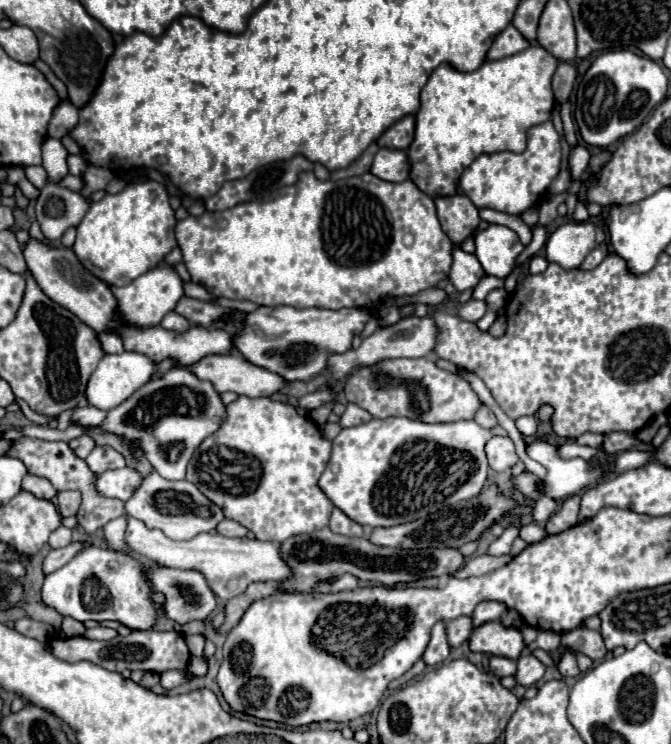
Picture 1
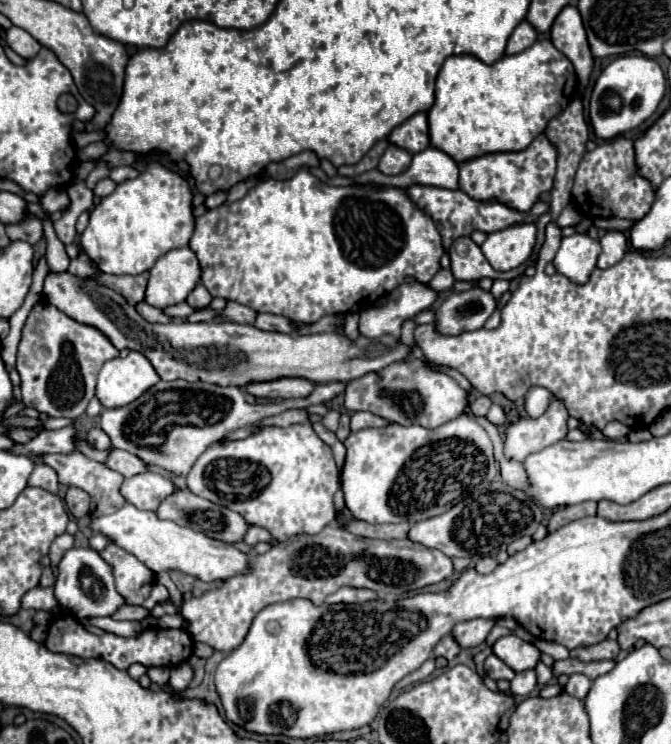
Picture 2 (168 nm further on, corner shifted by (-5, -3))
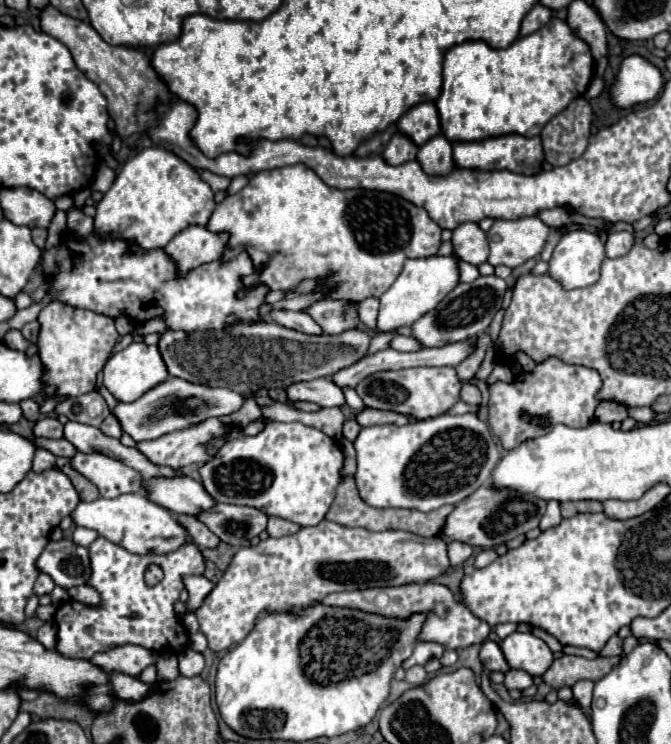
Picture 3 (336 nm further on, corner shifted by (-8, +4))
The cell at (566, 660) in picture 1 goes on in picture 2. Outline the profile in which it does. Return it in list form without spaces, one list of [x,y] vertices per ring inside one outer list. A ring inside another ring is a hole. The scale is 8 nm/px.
[[[573,673],[573,675],[569,675],[569,681],[567,681],[567,685],[565,685],[565,691],[567,691],[569,695],[577,697],[577,699],[583,699],[583,697],[587,695],[589,687],[591,687],[591,681],[589,681],[585,675]]]

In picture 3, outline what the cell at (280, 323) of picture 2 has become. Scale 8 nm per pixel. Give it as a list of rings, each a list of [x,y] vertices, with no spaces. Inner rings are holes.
[[[326,298],[306,310],[322,328],[326,334],[336,336],[346,330],[358,328],[360,318],[358,318],[358,302],[348,302],[348,300],[336,300],[336,298]]]

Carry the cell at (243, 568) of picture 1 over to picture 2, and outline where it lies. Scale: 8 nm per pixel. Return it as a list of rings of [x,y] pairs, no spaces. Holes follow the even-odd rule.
[[[125,503],[125,507],[121,507],[121,511],[113,515],[93,519],[91,529],[111,537],[115,545],[133,553],[141,563],[145,563],[155,573],[175,569],[209,583],[209,581],[227,581],[235,575],[245,575],[251,571],[249,555],[239,551],[233,543],[217,541],[189,527],[181,527],[173,521],[157,519],[155,511],[141,511],[131,503]]]

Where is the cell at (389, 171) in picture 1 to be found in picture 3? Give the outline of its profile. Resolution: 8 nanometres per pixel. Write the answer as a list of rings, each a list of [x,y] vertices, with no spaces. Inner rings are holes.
[[[394,134],[382,152],[388,164],[404,164],[408,160],[416,160],[416,154],[418,154],[418,146],[412,144],[412,140],[408,140],[408,136],[404,134]]]

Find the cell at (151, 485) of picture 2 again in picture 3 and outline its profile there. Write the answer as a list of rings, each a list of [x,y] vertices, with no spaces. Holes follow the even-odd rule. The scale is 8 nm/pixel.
[[[180,476],[180,480],[146,480],[144,488],[152,502],[174,514],[198,516],[216,506],[216,500],[206,492],[202,482],[186,476]]]

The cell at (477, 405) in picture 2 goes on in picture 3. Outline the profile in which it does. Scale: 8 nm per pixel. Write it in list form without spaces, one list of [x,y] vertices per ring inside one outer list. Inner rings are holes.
[[[462,382],[460,400],[464,400],[466,404],[472,404],[472,406],[478,406],[480,404],[480,390],[470,382]]]

